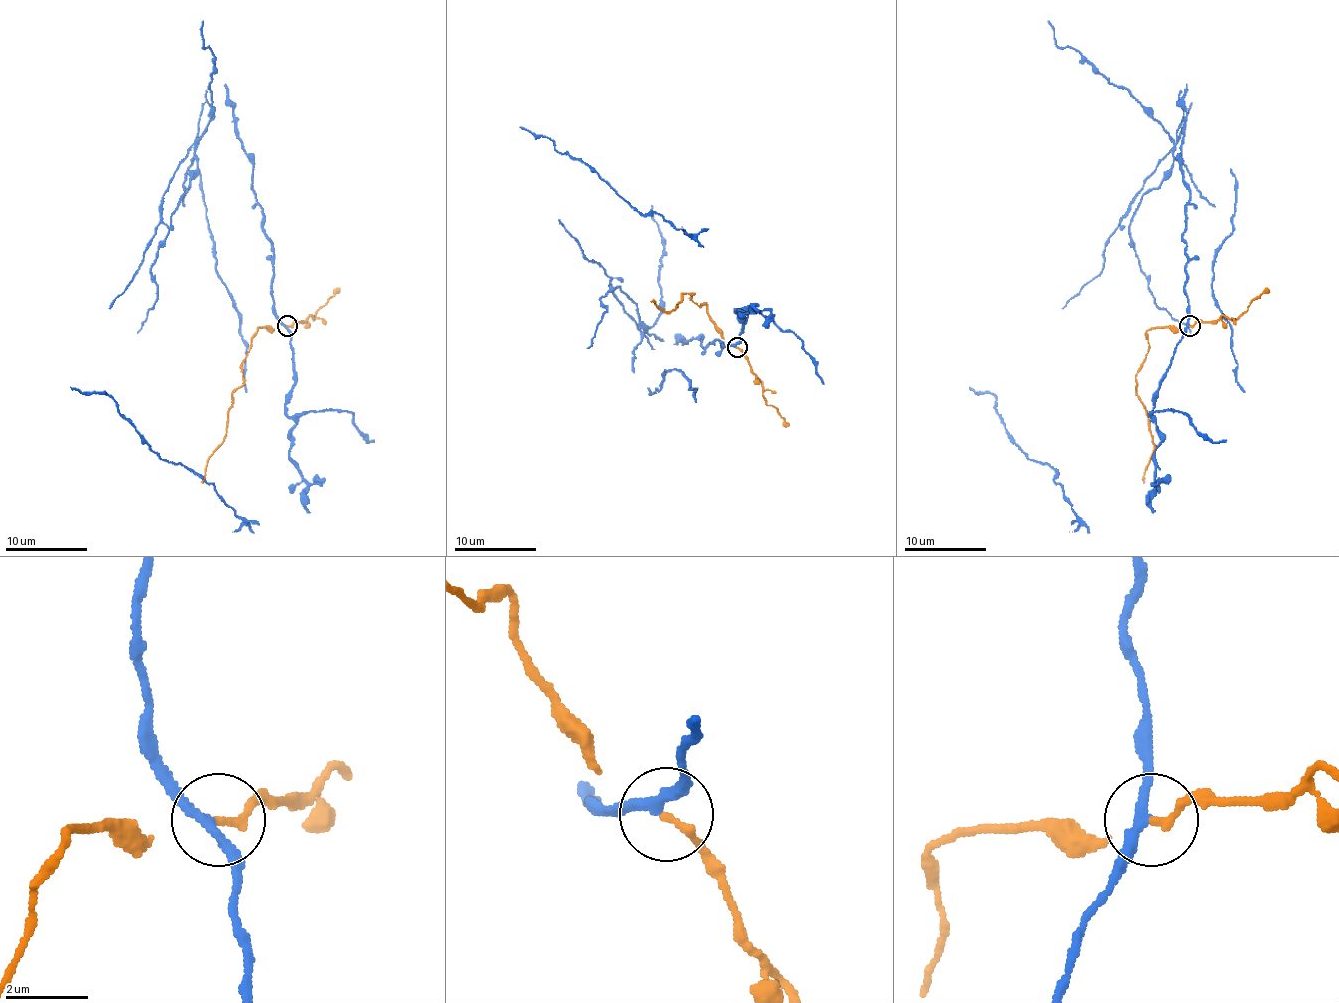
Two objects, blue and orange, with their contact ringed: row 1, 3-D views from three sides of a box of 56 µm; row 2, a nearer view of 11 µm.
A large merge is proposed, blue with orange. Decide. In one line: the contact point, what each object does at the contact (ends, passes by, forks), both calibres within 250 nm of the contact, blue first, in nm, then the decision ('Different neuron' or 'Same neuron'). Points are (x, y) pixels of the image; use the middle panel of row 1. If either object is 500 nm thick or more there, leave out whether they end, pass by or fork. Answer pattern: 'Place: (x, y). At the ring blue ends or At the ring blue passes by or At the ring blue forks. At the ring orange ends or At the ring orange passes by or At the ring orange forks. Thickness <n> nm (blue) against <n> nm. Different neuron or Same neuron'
Place: (737, 347). At the ring blue passes by. At the ring orange ends. Thickness 240 nm (blue) against 200 nm. Different neuron

